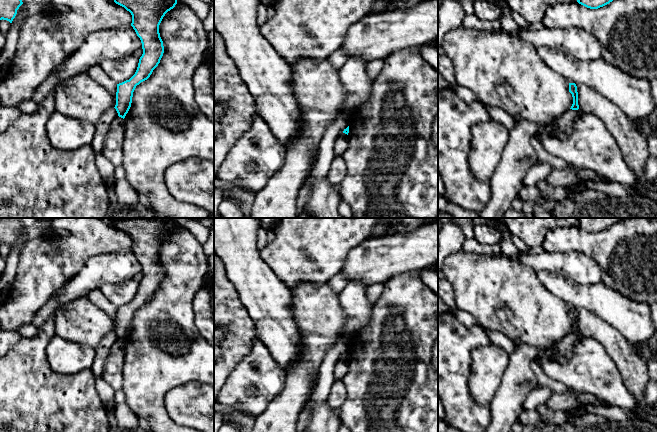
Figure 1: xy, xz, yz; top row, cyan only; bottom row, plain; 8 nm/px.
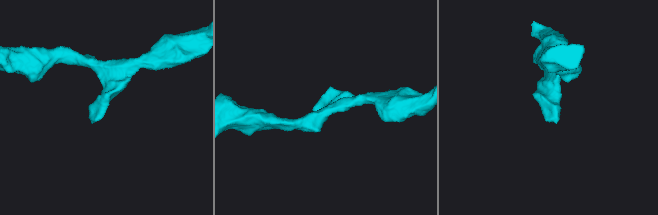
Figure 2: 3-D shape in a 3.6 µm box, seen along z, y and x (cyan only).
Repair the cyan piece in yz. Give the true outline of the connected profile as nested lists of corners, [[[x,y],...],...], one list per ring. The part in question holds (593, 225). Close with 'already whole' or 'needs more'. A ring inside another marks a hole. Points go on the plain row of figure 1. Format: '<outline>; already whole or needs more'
[[[578,218],[577,226],[590,233],[598,233],[613,224],[617,223],[620,218]]]; already whole

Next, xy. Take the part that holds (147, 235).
[[[131,218],[128,221],[112,219],[116,228],[131,237],[131,250],[140,262],[143,273],[135,298],[129,304],[117,308],[114,332],[118,340],[124,343],[131,331],[136,310],[147,304],[160,287],[164,270],[159,257],[159,249],[165,238],[175,231],[177,223],[141,218]]]; already whole

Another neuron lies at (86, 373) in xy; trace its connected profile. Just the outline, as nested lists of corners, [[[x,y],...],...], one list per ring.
[[[54,315],[32,338],[23,338],[0,358],[0,432],[108,432],[107,409],[101,400],[91,368],[73,375],[55,373],[49,365],[47,346],[56,335]]]

